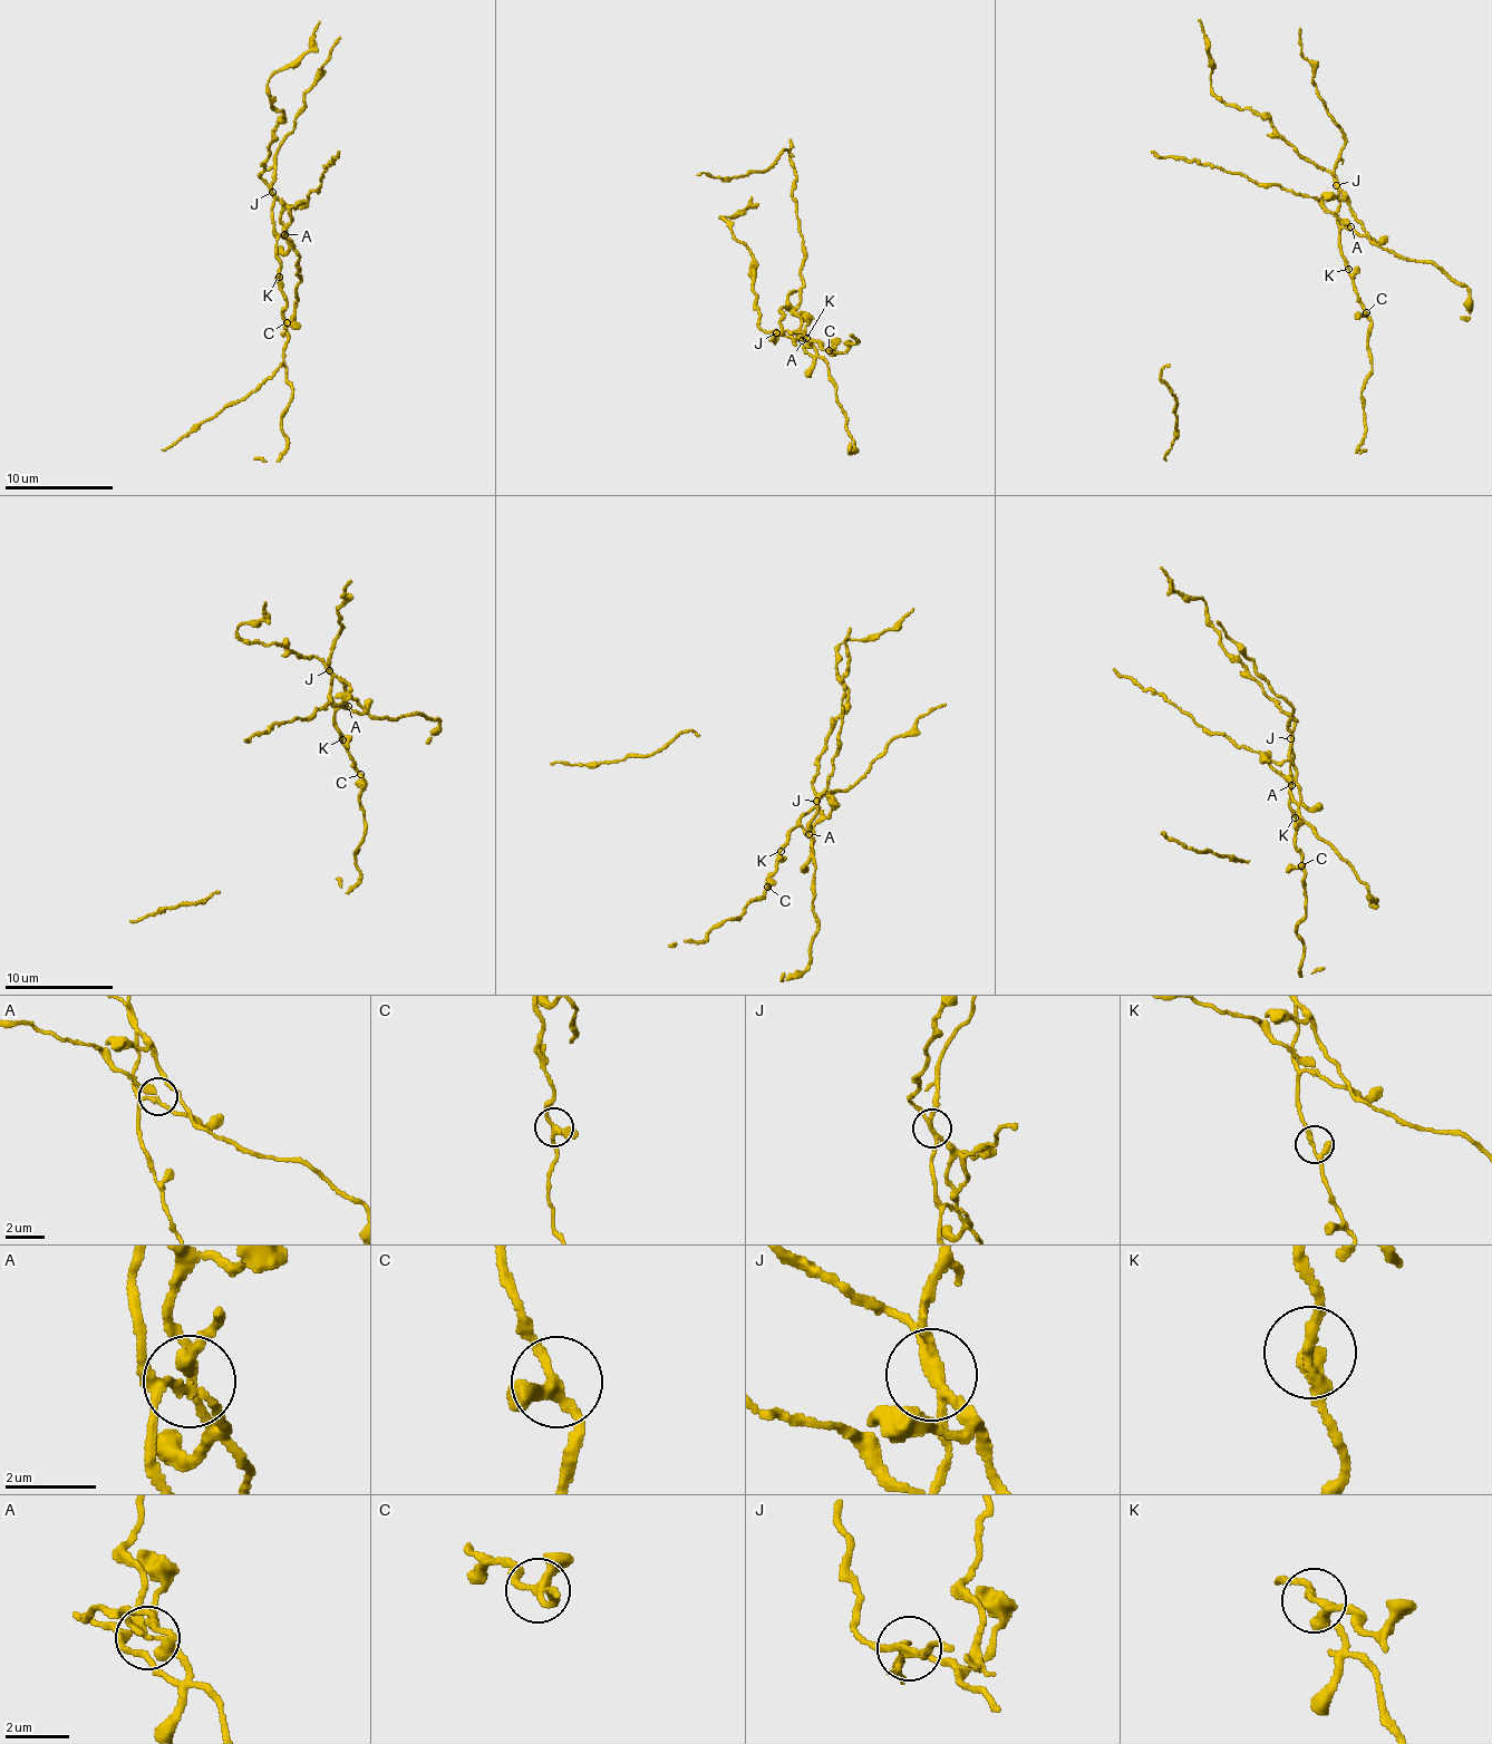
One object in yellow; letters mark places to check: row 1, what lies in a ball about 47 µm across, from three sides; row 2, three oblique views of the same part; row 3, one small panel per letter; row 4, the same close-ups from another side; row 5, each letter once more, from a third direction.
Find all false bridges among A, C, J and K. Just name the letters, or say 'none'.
A, J

